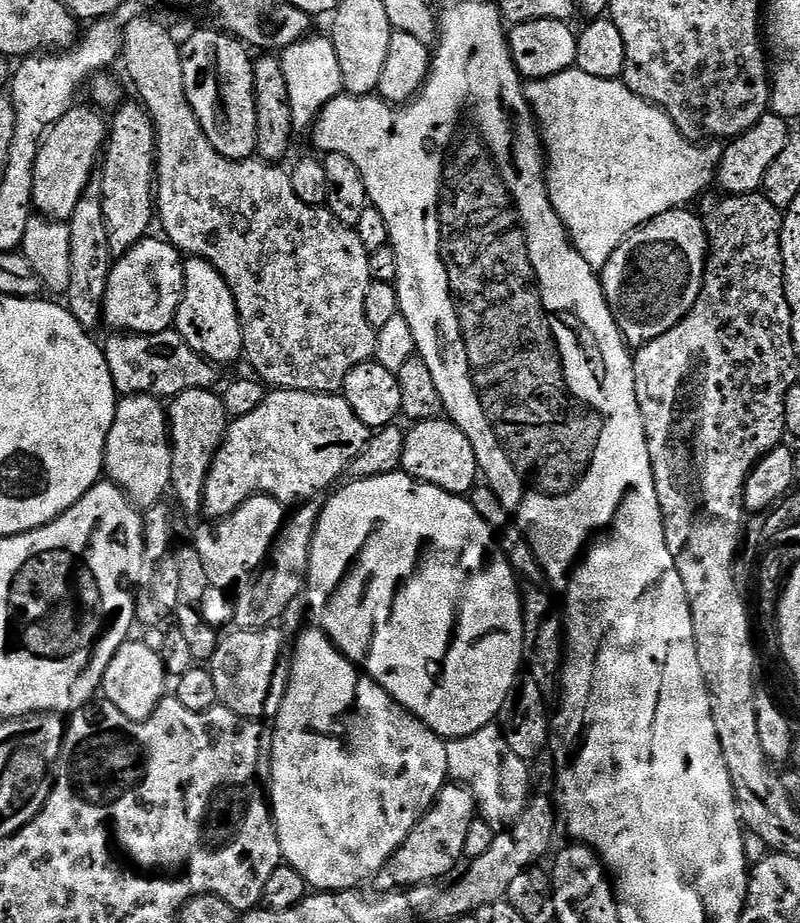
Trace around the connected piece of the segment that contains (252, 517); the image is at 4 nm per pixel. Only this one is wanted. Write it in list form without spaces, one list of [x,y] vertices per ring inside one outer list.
[[[252,496],[229,516],[209,519],[196,532],[196,556],[209,585],[225,590],[247,585],[264,567],[286,519],[285,505],[273,496]]]

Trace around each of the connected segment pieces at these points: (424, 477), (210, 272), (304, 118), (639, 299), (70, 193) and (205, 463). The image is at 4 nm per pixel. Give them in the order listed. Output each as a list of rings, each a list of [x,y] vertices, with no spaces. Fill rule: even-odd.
[[[447,418],[417,420],[405,431],[400,468],[416,480],[433,484],[450,494],[463,497],[467,497],[476,487],[481,475],[474,446],[470,446],[470,438],[466,438],[459,426]]]
[[[188,256],[184,260],[184,293],[174,328],[195,352],[217,366],[232,364],[244,356],[244,335],[234,294],[230,286],[226,286],[226,278],[200,256]]]
[[[309,34],[305,40],[294,42],[294,46],[283,49],[280,61],[286,73],[286,86],[290,90],[290,110],[294,114],[296,128],[311,129],[326,102],[344,92],[342,66],[338,66],[338,54],[327,35]]]
[[[687,207],[666,210],[666,214],[658,214],[641,228],[635,228],[620,243],[618,250],[610,254],[610,260],[604,268],[599,269],[600,285],[604,291],[606,302],[614,316],[618,330],[629,345],[648,344],[654,338],[666,334],[688,313],[700,293],[704,281],[704,261],[708,254],[708,236],[704,233],[704,224],[699,215],[696,216]]]
[[[77,106],[71,108],[61,120],[44,135],[44,141],[38,150],[38,162],[34,164],[34,198],[32,207],[41,216],[49,220],[62,220],[67,222],[74,214],[74,206],[78,206],[78,198],[86,190],[86,186],[93,179],[94,169],[98,164],[98,157],[105,147],[108,139],[109,121],[105,113],[95,106]]]
[[[206,388],[186,390],[182,394],[171,397],[166,411],[168,436],[172,440],[170,492],[171,495],[176,495],[177,502],[186,511],[199,513],[204,507],[204,487],[206,478],[210,474],[212,455],[224,440],[230,417],[223,399],[215,391]]]

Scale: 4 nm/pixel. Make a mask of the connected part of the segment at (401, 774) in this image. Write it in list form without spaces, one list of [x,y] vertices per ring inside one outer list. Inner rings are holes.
[[[311,626],[296,640],[296,645],[291,645],[290,656],[292,652],[292,669],[288,672],[288,685],[284,688],[284,697],[280,700],[280,709],[276,712],[276,728],[271,729],[272,733],[272,775],[270,777],[270,803],[272,806],[272,820],[276,824],[276,833],[278,834],[278,842],[280,843],[280,855],[283,863],[289,864],[294,870],[298,870],[298,874],[302,874],[302,878],[308,884],[309,889],[316,892],[347,892],[349,890],[359,889],[364,883],[371,881],[382,870],[382,866],[386,866],[386,862],[394,854],[394,850],[398,850],[398,846],[402,846],[402,842],[410,834],[410,830],[414,830],[414,826],[423,818],[425,812],[436,802],[436,796],[443,790],[445,784],[449,783],[448,767],[446,766],[446,743],[434,730],[427,728],[418,717],[407,712],[404,707],[394,698],[390,698],[390,694],[386,694],[386,690],[382,690],[382,686],[378,686],[366,674],[362,674],[361,669],[352,661],[344,657],[337,649],[332,639],[322,631],[319,626]]]

